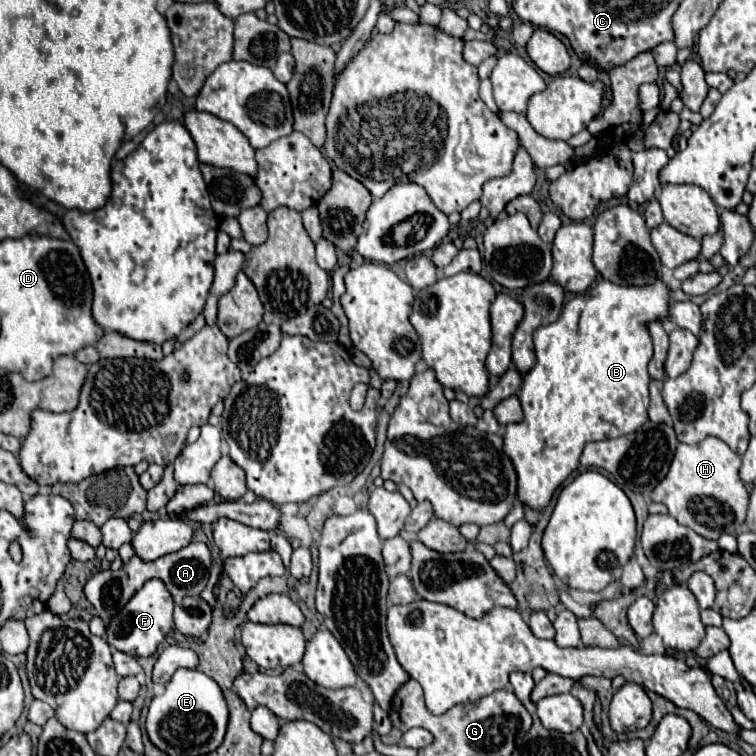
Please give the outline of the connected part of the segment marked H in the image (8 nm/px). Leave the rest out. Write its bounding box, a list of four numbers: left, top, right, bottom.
[651,437,749,541]

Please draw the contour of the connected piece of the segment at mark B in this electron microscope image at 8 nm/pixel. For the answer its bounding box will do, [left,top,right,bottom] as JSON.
[505,279,671,509]

